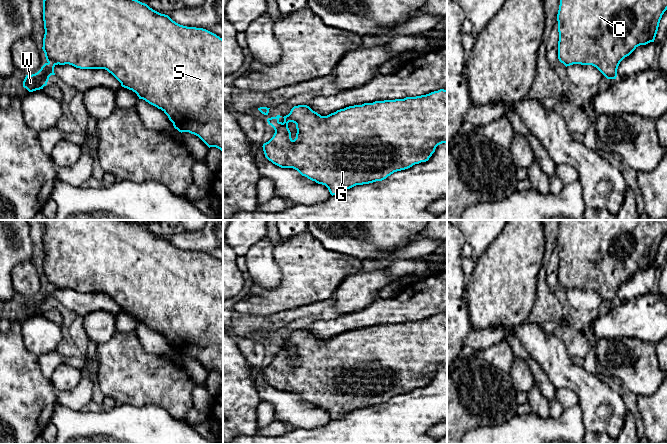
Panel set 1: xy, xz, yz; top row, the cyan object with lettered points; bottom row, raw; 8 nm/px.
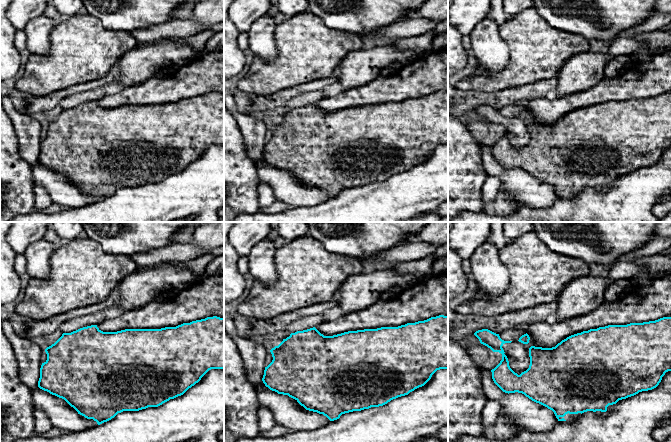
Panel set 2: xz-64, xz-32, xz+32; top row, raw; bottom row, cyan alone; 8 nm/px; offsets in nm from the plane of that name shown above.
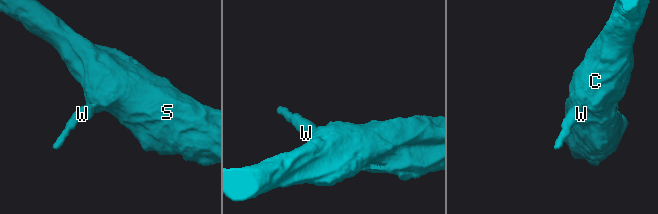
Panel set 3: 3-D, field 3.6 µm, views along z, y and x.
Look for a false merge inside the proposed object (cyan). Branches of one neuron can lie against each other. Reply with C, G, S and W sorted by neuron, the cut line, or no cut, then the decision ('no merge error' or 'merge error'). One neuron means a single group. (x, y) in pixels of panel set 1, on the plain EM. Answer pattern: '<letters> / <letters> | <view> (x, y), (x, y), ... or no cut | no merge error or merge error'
C G S / W | xz (279, 346), (271, 349) | merge error

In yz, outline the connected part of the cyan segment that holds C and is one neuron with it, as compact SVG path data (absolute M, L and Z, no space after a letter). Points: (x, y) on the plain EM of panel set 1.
M560 220L557 238L558 283L566 291L592 289L607 303L616 303L620 286L638 270L654 266L662 239L667 234L667 220Z

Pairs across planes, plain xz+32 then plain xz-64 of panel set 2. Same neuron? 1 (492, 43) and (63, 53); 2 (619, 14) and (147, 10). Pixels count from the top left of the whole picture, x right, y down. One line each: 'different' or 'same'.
1: different
2: same

